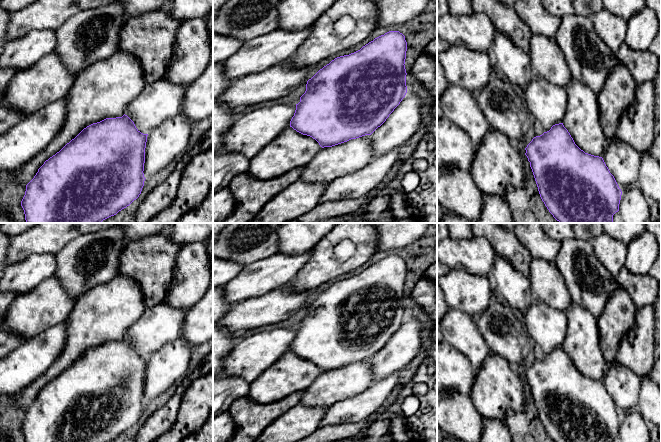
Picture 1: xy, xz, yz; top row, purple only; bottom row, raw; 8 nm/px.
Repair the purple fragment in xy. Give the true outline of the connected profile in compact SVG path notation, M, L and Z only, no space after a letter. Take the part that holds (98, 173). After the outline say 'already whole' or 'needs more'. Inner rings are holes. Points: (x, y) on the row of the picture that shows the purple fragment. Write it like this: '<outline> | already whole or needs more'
M127 116L106 118L84 128L38 169L26 185L21 201L26 223L101 223L129 206L144 186L145 148L148 134L141 133Z | already whole

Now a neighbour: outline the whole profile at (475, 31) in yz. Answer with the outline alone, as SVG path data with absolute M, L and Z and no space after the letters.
M475 11L460 16L448 13L437 19L437 35L445 42L478 52L491 49L495 30L487 15Z

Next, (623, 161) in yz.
M615 137L608 141L602 158L620 189L637 185L641 156L631 145Z

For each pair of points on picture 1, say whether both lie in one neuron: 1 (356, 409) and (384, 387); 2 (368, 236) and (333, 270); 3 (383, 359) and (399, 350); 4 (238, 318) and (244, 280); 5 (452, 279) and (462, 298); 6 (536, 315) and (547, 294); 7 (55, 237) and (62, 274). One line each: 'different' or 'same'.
1: same
2: same
3: same
4: different
5: same
6: different
7: different

